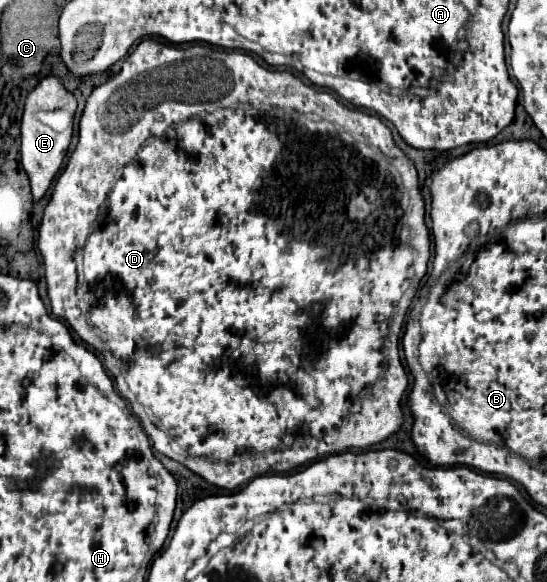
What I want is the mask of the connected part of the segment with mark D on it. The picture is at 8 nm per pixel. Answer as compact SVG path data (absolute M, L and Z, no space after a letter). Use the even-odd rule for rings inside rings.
M144 38L124 60L122 70L104 84L96 86L88 96L80 118L76 152L72 152L66 170L60 174L40 224L38 248L44 258L48 296L54 316L64 320L96 352L102 356L104 352L110 352L116 358L116 370L126 382L124 392L132 400L132 412L144 426L154 450L184 464L210 484L226 490L234 490L262 474L292 472L306 462L346 452L334 448L366 450L386 440L402 424L400 400L408 386L408 376L398 358L398 332L404 314L417 295L418 284L426 274L430 258L430 238L424 224L424 204L418 192L418 176L414 164L392 142L390 130L382 130L386 124L382 124L378 116L366 114L358 108L348 108L346 118L346 108L338 106L334 96L324 102L322 94L326 92L318 92L290 72L264 68L242 52L216 50L200 44L178 48L156 38ZM278 104L286 104L290 112L278 108ZM268 112L282 112L284 132L278 128L280 120L274 120L278 116ZM292 112L294 116L306 118L290 118L288 114ZM382 132L388 134L386 142L380 140ZM354 250L368 250L368 264L360 266Z

